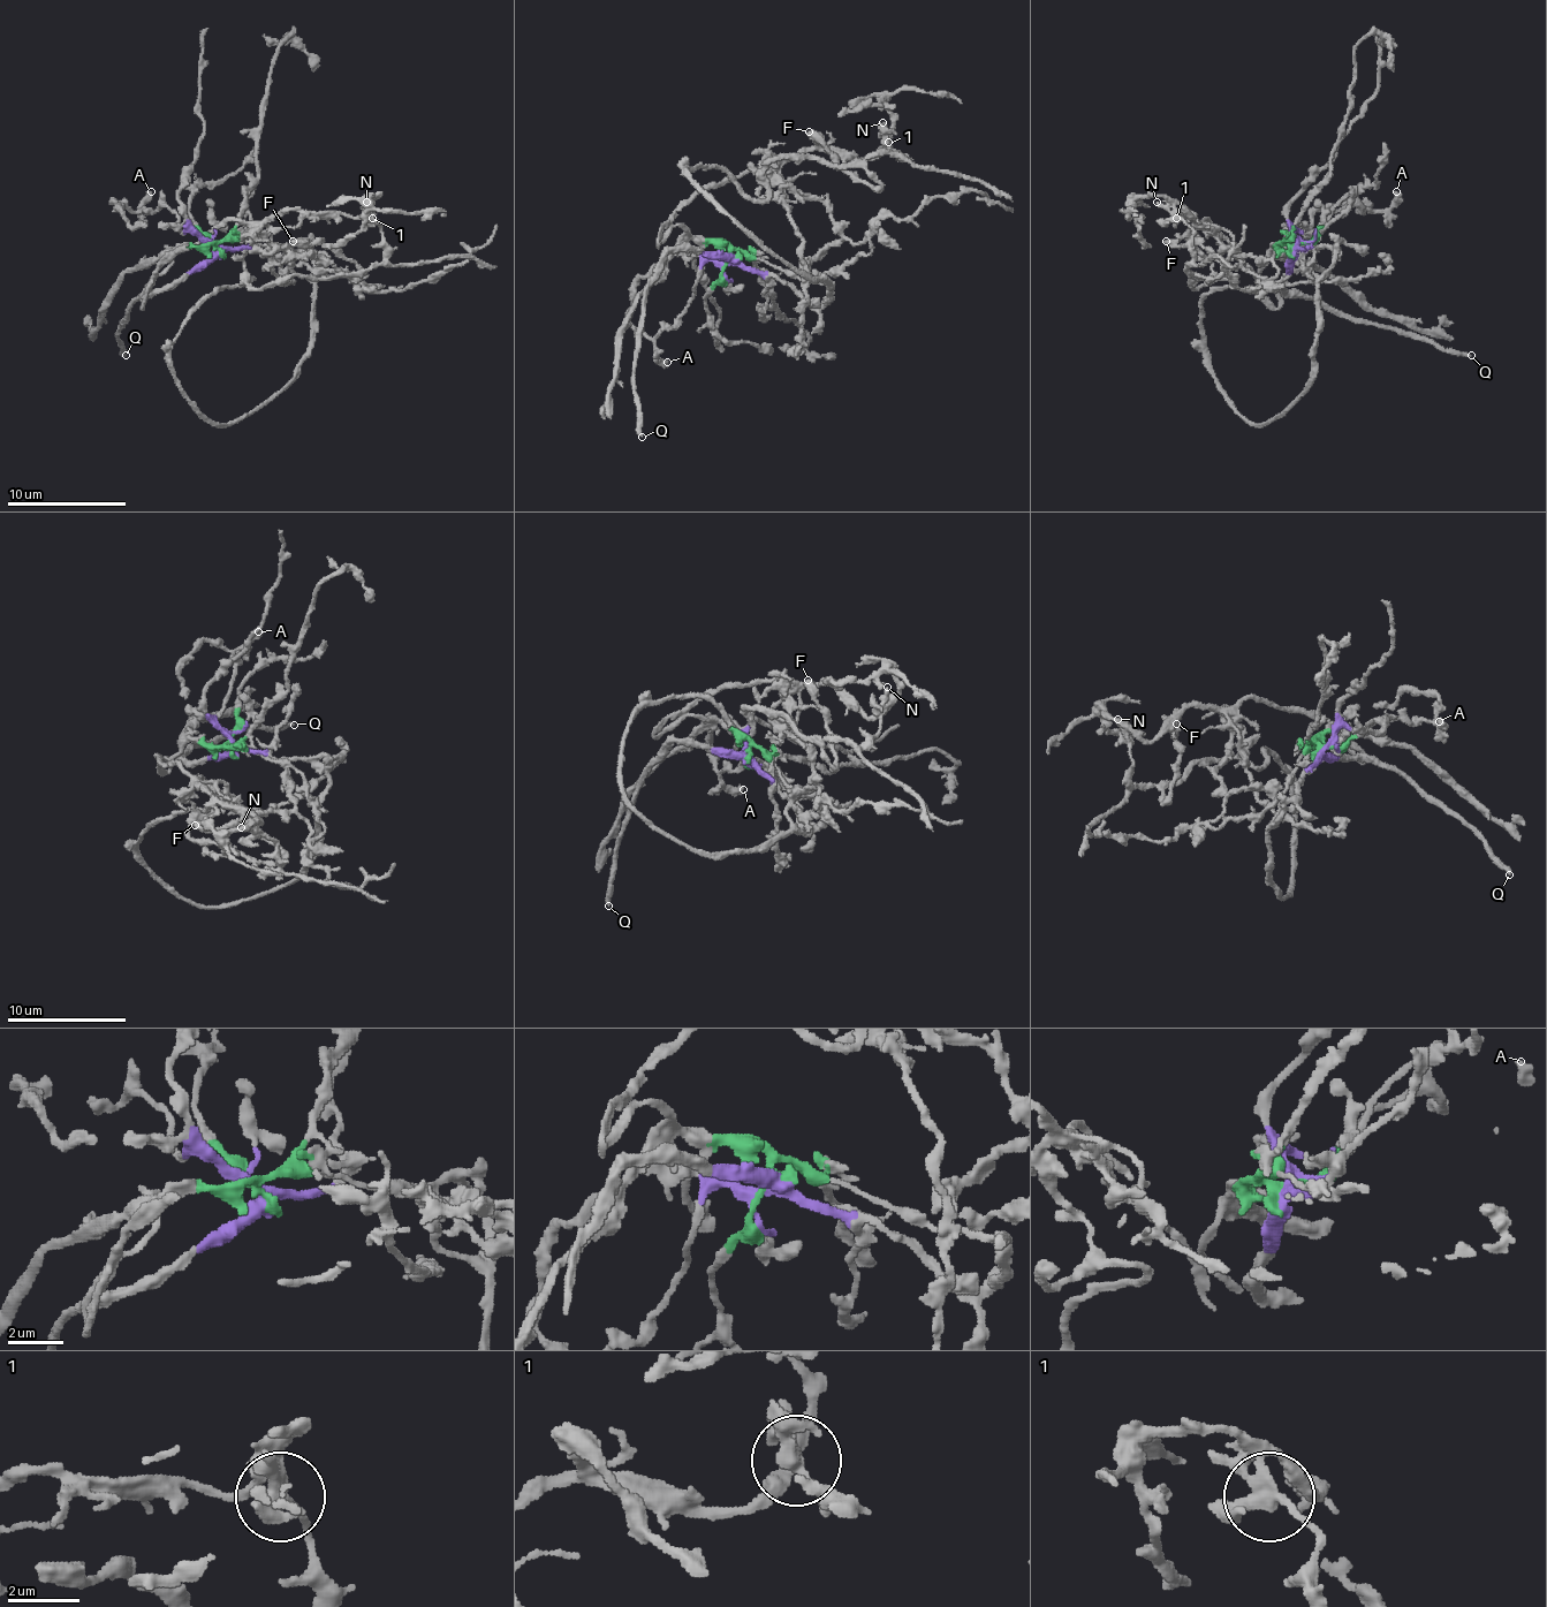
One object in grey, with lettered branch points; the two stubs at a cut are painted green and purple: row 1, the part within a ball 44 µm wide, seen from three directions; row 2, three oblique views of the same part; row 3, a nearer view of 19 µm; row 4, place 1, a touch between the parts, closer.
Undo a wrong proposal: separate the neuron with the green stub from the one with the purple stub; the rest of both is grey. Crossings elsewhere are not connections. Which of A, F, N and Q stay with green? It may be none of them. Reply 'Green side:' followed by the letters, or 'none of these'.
Green side: none of these

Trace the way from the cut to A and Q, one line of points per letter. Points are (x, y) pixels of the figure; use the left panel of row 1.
A: (214, 248), (181, 229), (167, 206), (139, 212), (152, 191)
Q: (214, 248), (209, 257), (175, 280), (143, 295), (131, 307), (119, 325), (124, 355)

